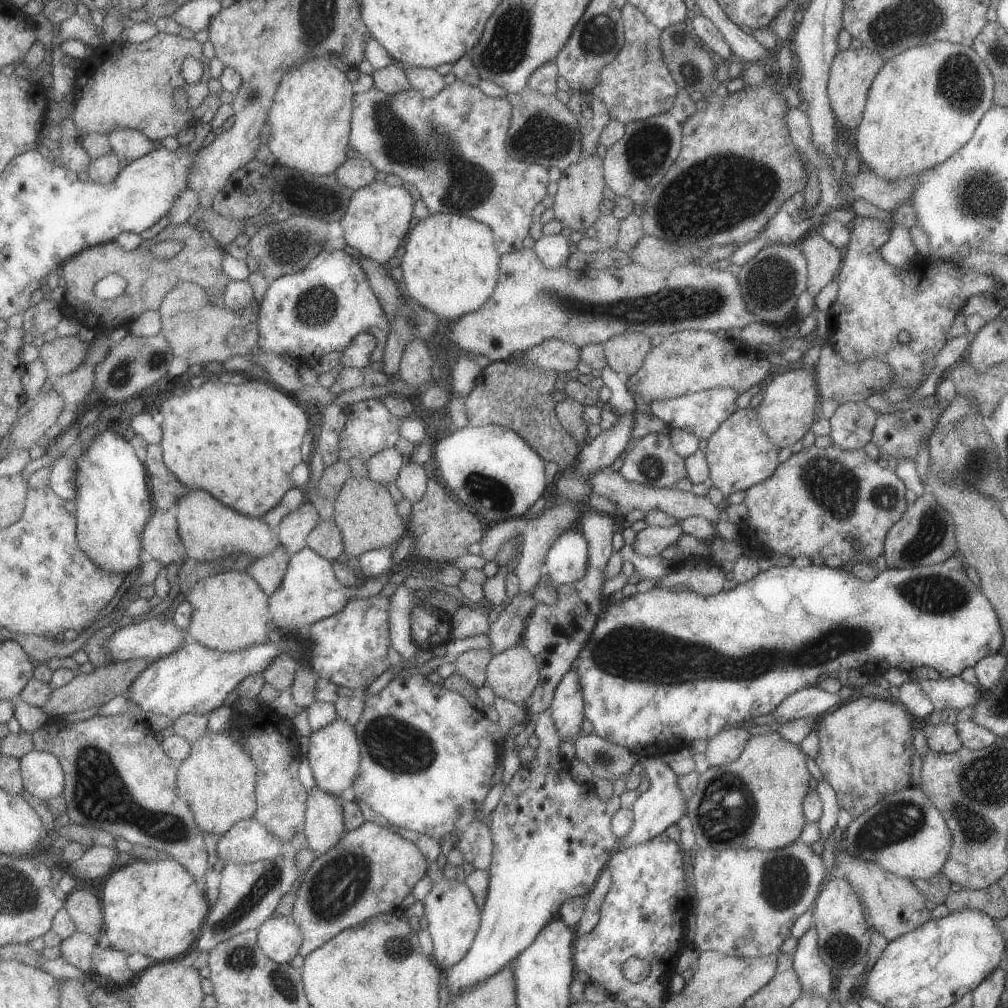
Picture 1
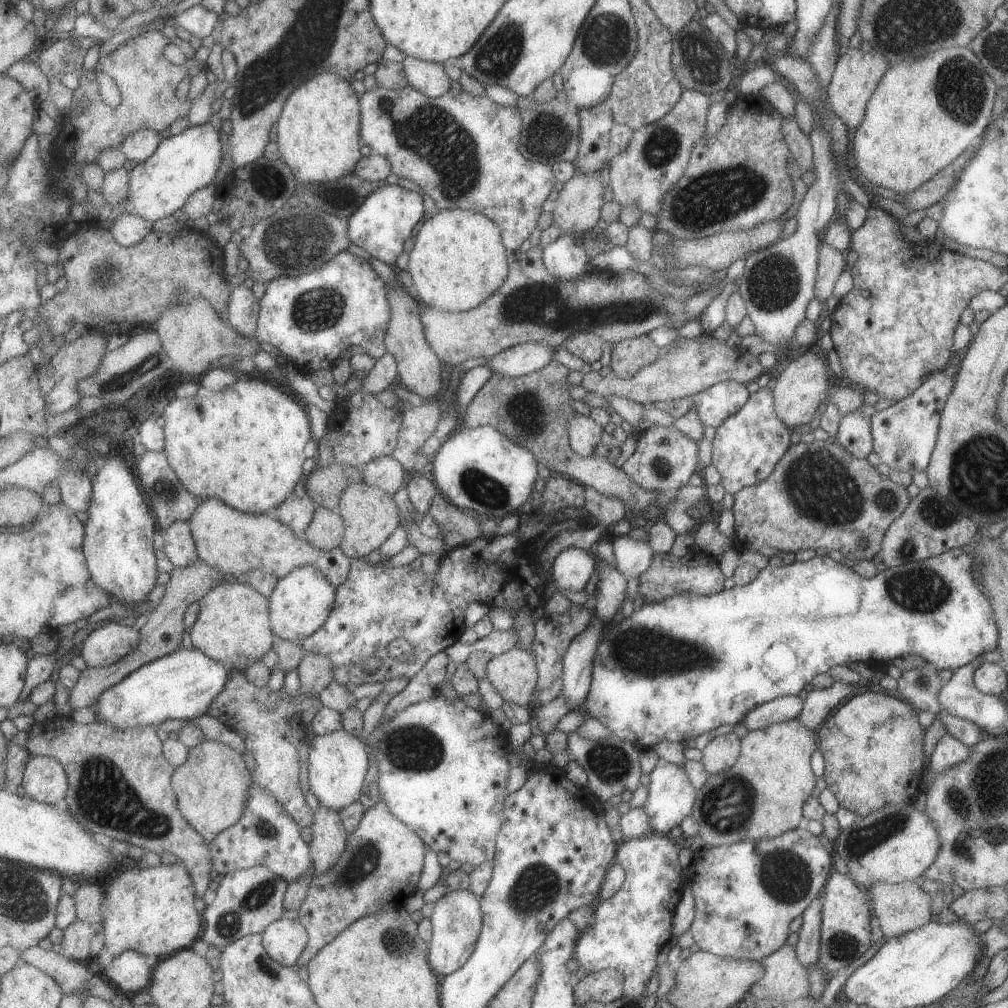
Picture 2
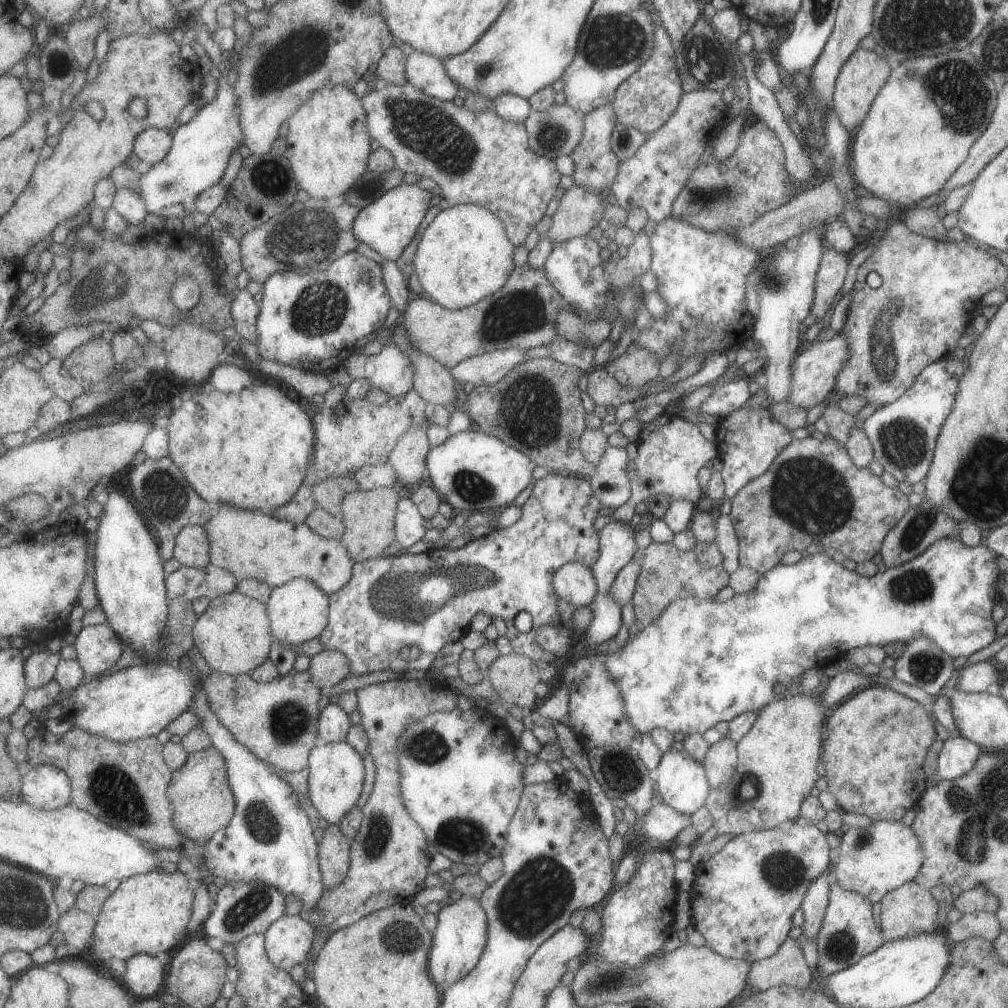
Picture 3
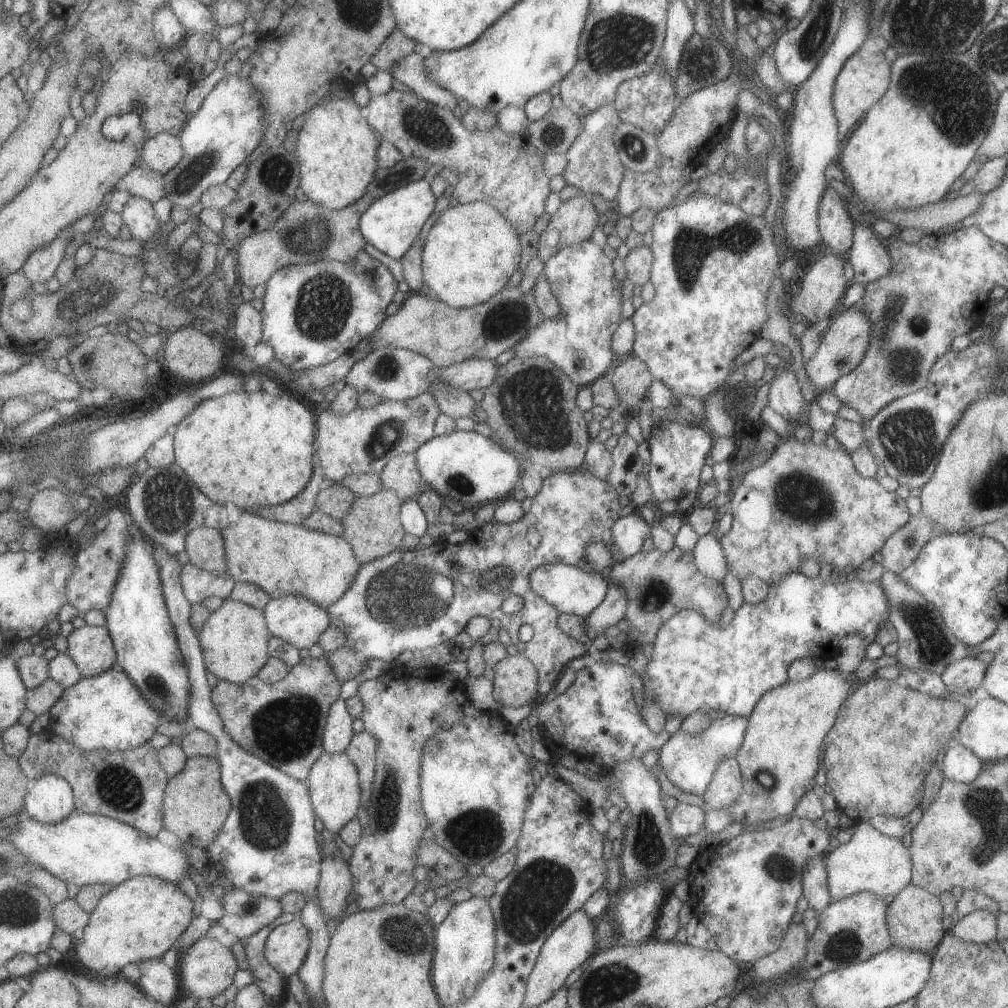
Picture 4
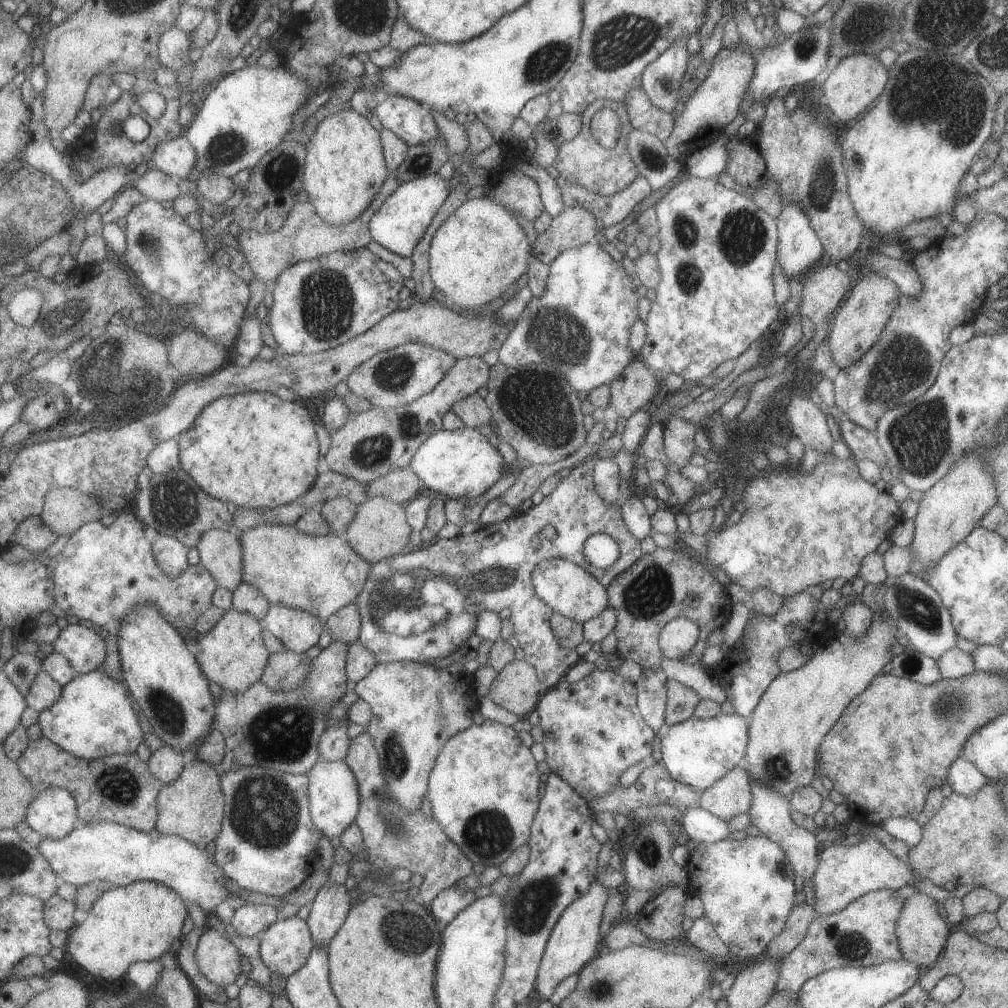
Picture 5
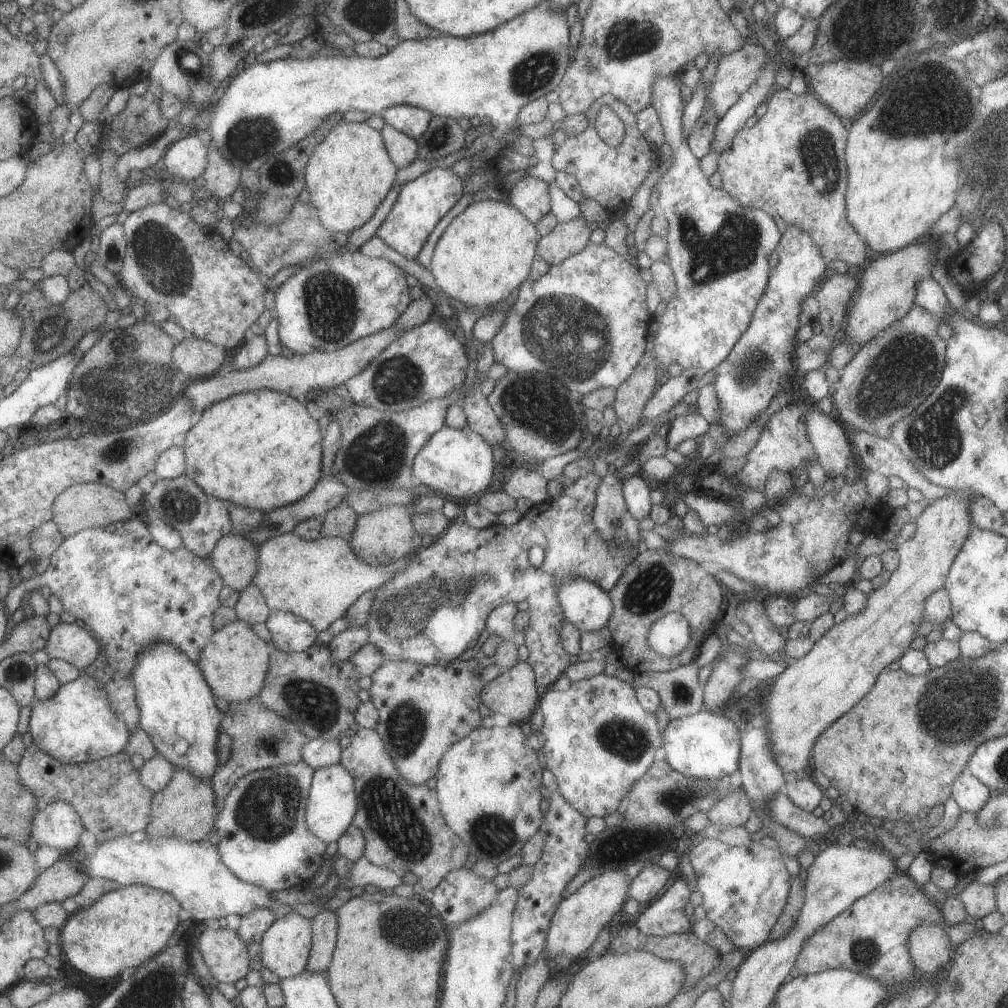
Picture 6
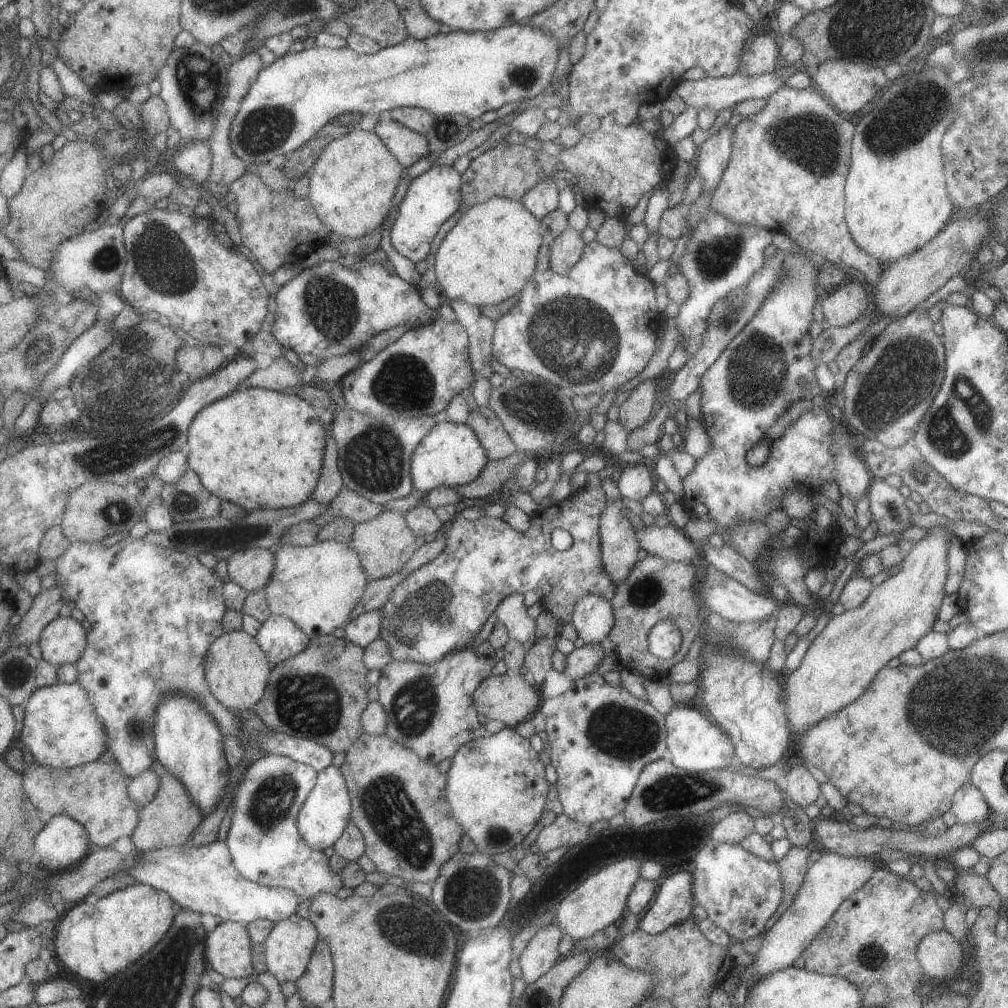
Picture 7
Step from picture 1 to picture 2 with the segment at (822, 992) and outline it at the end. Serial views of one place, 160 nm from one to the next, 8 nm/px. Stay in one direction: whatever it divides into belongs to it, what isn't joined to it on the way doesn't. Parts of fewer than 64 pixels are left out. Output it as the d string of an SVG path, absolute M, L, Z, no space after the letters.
M819 894L807 904L800 914L802 923L798 932L797 942L793 947L797 960L806 969L814 963L819 966L821 909L822 898L821 894Z

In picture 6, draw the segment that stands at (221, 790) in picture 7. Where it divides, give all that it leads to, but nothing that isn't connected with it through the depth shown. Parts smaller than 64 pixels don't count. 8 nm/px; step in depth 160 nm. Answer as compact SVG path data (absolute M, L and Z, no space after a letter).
M155 642L137 654L132 681L140 712L139 727L149 736L156 753L169 760L175 769L187 770L199 780L210 780L219 766L215 746L222 714L215 707L198 664L179 652L177 646Z

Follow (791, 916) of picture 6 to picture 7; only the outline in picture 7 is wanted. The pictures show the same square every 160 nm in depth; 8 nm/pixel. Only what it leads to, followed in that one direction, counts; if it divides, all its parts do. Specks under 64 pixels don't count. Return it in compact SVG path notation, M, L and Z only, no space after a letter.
M810 846L793 847L788 849L787 854L775 860L780 872L782 895L775 912L765 921L764 931L769 930L773 923L781 916L781 913L791 904L797 894L809 866Z

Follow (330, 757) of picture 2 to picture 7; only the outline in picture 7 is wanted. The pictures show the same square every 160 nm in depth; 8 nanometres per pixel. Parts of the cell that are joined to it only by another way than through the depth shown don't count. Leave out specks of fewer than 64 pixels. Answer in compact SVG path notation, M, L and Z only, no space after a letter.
M327 765L323 770L316 771L315 786L309 791L307 798L303 801L296 816L296 827L301 840L305 842L311 850L323 851L341 836L345 825L350 820L350 800L339 768L333 765Z

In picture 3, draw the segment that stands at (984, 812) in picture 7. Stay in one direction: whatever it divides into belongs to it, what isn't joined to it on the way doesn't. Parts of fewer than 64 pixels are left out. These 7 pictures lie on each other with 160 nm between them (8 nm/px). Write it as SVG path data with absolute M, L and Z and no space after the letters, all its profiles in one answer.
M960 735L946 739L937 757L935 774L932 779L926 780L927 786L930 787L941 779L954 779L969 772L982 752L975 743Z

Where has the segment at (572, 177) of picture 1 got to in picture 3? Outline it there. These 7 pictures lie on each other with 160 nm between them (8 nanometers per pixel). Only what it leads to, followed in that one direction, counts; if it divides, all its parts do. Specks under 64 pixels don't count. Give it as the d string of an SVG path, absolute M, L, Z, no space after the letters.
M573 184L562 194L551 216L551 224L543 236L555 246L570 238L586 235L603 216L603 198L601 193L592 193Z

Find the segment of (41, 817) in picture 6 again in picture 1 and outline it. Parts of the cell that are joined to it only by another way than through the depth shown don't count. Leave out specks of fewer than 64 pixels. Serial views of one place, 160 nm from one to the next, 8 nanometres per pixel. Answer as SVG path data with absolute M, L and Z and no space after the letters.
M31 751L22 756L22 775L26 790L44 801L64 794L66 772L53 753Z

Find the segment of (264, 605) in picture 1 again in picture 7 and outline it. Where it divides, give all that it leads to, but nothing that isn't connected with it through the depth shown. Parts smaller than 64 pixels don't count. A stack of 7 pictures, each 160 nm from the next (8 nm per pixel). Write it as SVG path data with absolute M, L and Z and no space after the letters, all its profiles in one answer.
M243 629L223 633L210 645L203 663L204 677L211 694L229 710L242 713L252 709L265 692L271 665L254 637Z

